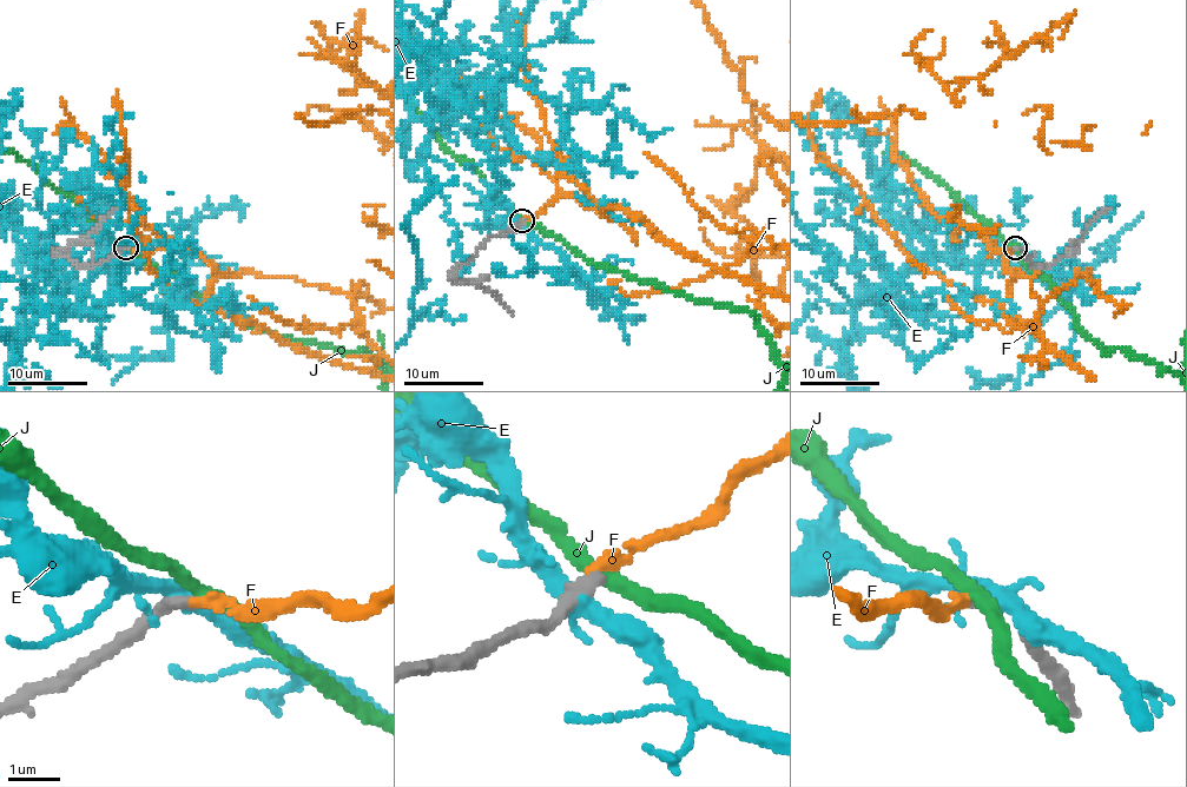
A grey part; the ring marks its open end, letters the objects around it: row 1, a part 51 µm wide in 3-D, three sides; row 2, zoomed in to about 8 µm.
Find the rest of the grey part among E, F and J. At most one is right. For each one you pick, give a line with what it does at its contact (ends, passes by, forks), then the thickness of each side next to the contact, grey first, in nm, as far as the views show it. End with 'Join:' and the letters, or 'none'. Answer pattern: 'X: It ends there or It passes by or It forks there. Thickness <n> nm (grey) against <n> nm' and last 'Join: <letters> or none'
F: It ends there. Thickness 280 nm (grey) against 200 nm
Join: F

